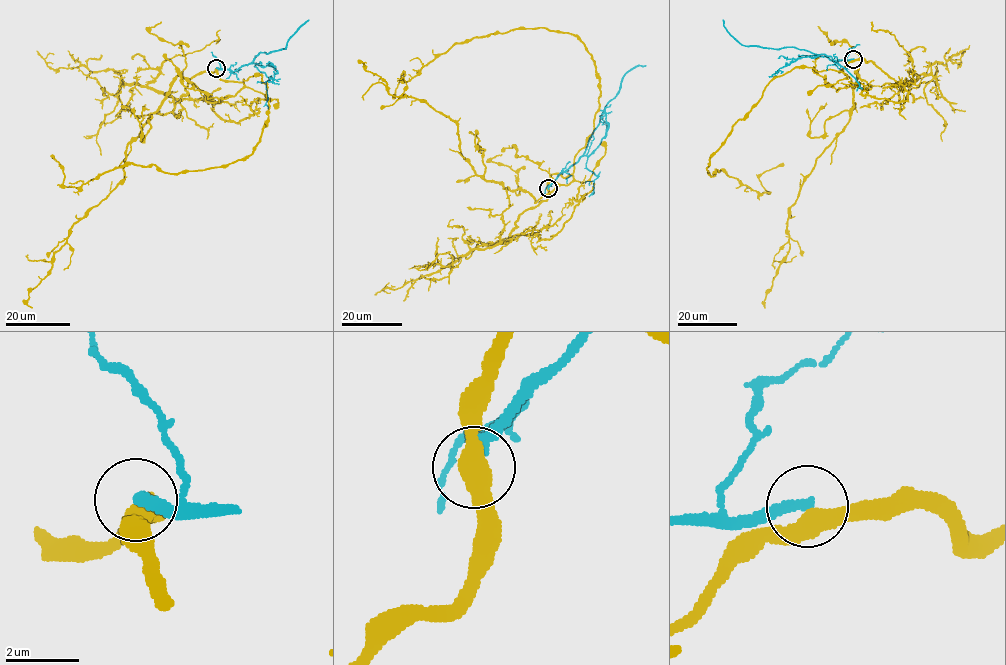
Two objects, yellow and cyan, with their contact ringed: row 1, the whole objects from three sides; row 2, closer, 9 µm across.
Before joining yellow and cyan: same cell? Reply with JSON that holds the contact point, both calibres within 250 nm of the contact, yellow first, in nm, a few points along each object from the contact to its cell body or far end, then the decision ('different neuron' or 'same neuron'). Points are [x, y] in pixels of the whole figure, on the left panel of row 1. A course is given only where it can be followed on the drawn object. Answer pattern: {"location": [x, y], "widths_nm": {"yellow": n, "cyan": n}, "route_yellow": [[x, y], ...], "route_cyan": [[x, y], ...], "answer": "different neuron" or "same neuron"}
{"location": [216, 68], "widths_nm": {"yellow": 480, "cyan": 260}, "route_yellow": [[217, 68], [266, 85], [268, 122], [244, 158], [177, 173], [126, 163], [79, 188], [65, 187], [51, 155]], "route_cyan": [[216, 68], [235, 71], [251, 63], [258, 53], [284, 48], [309, 19]], "answer": "different neuron"}

